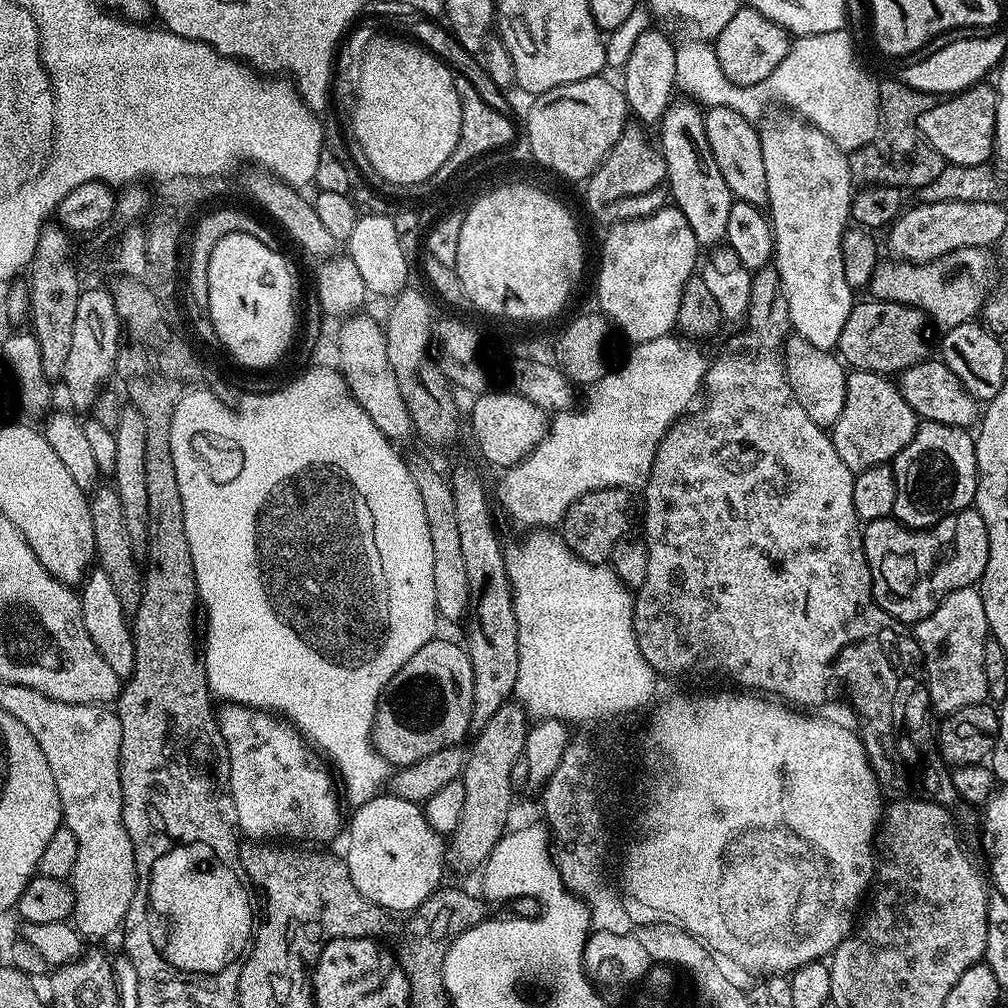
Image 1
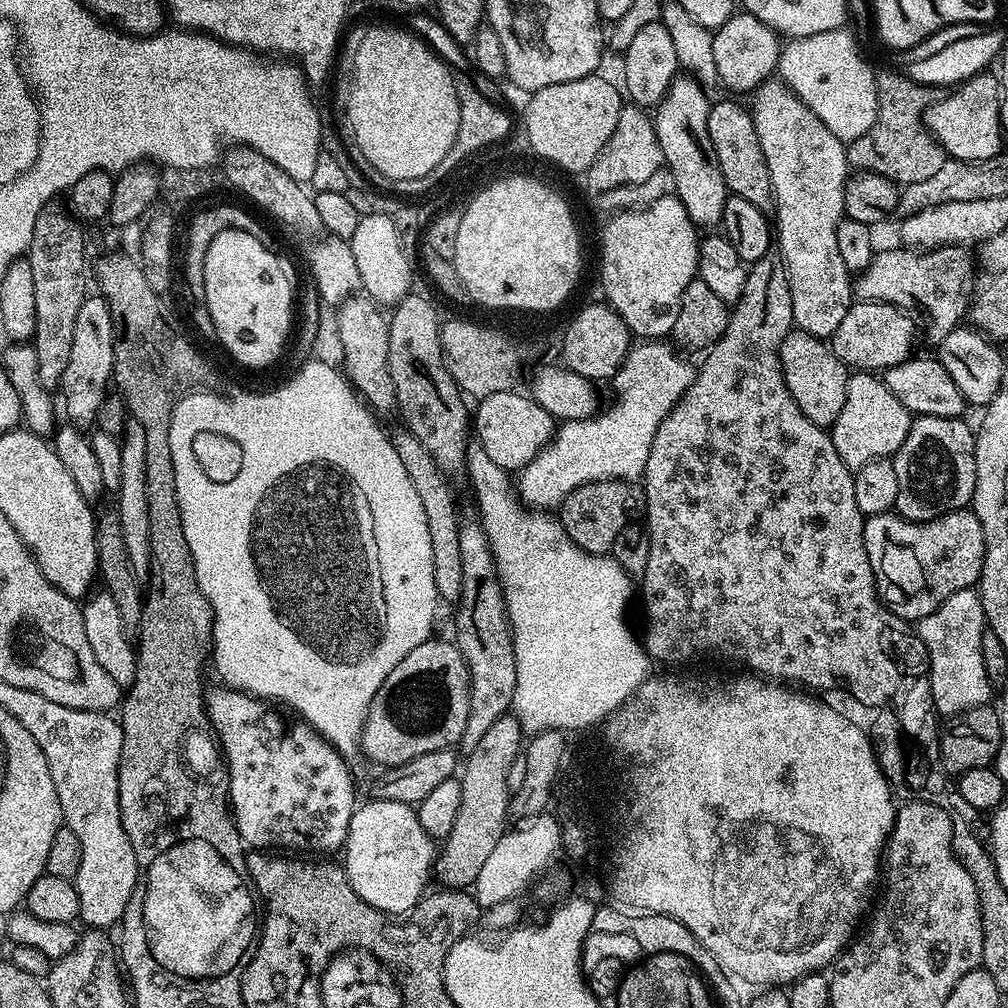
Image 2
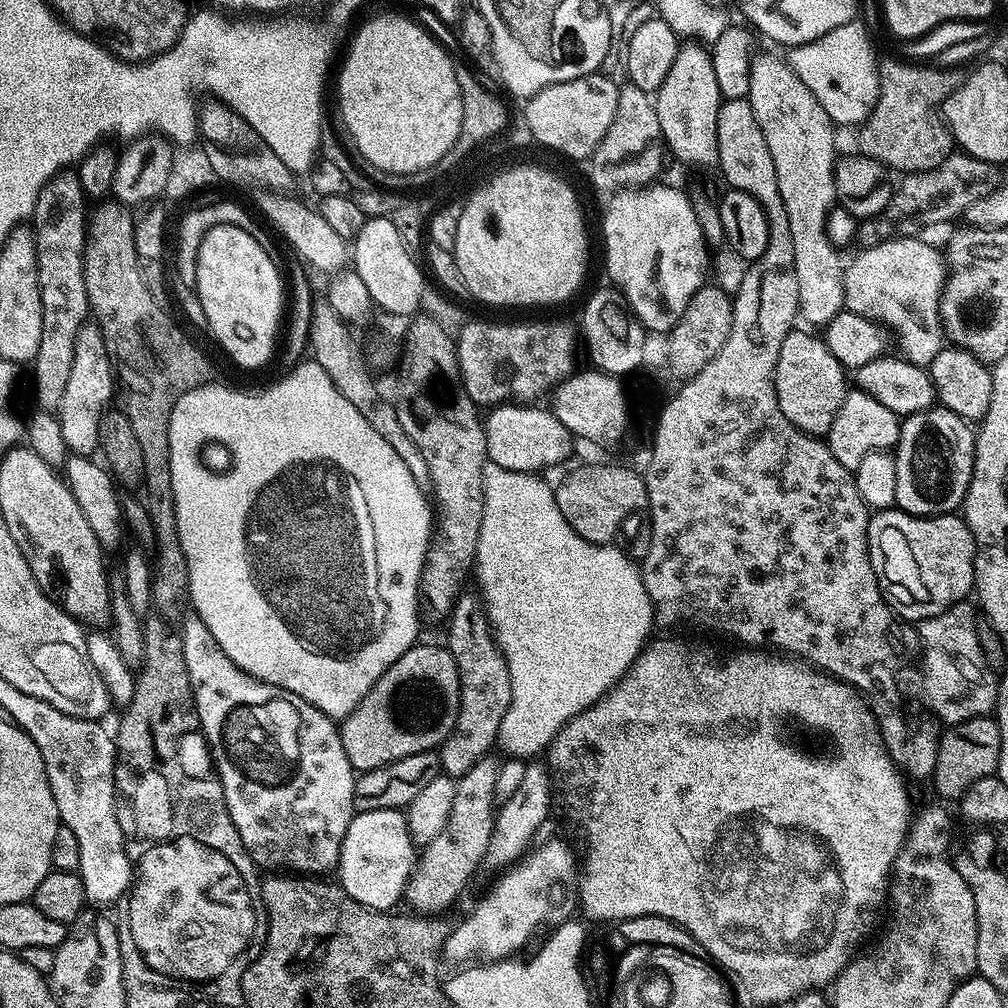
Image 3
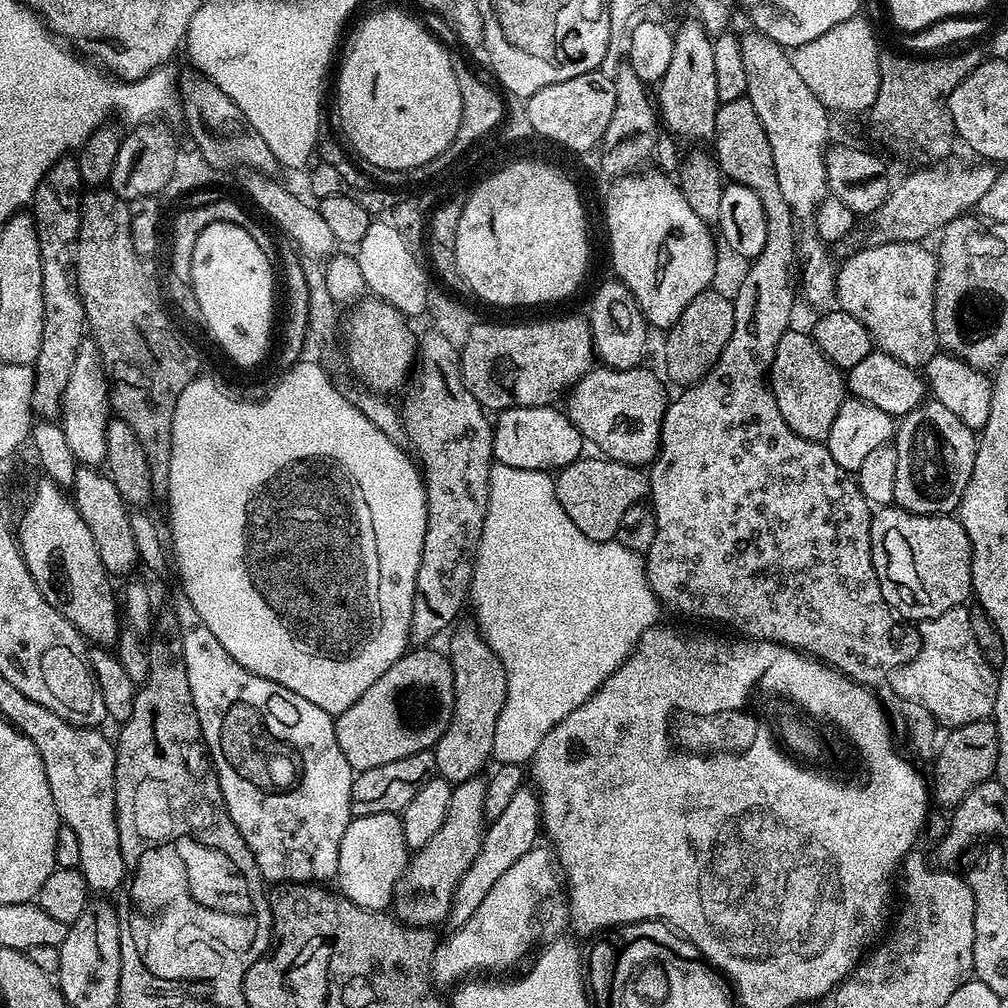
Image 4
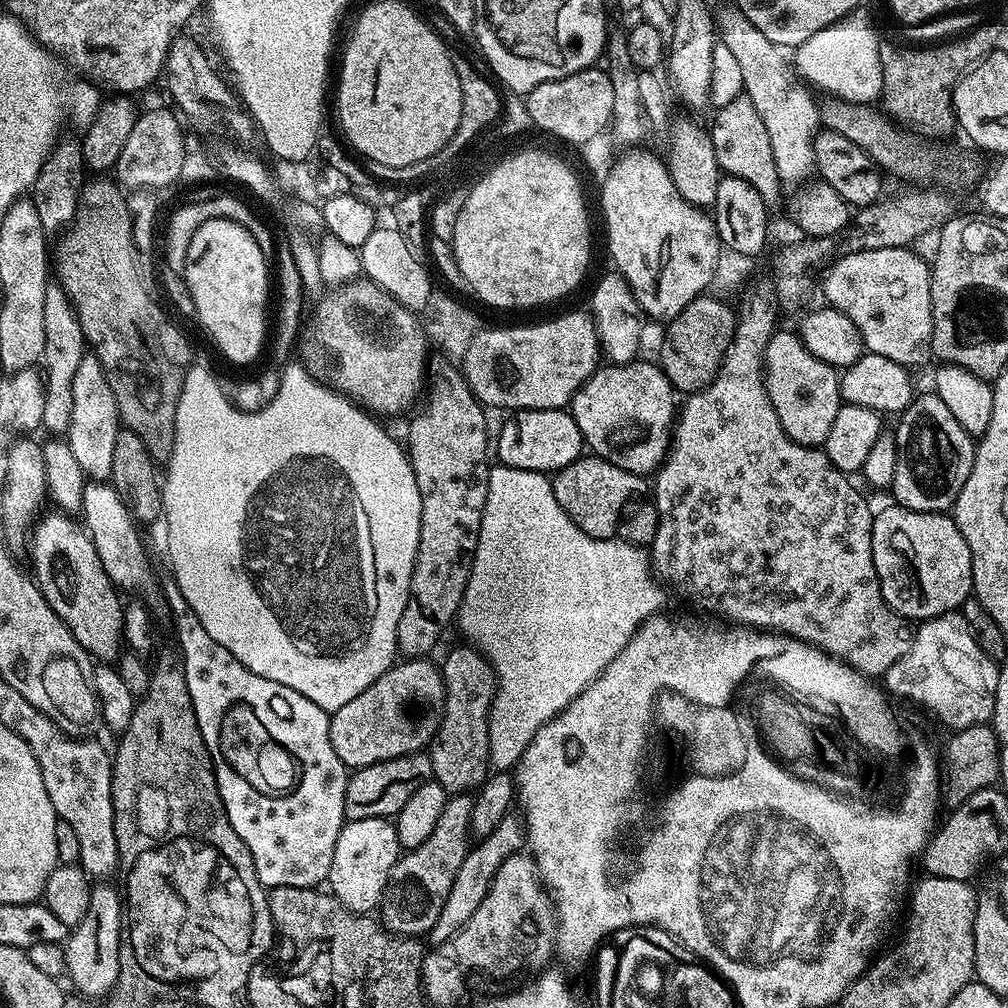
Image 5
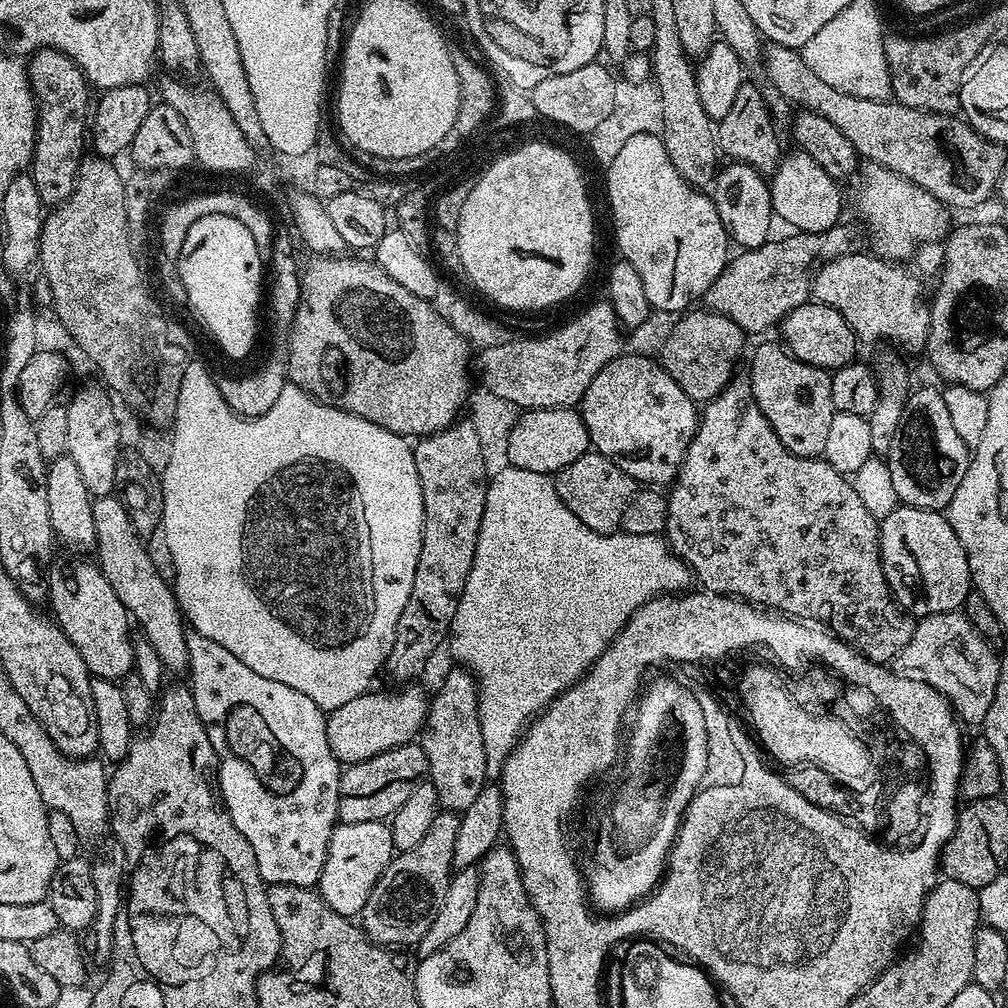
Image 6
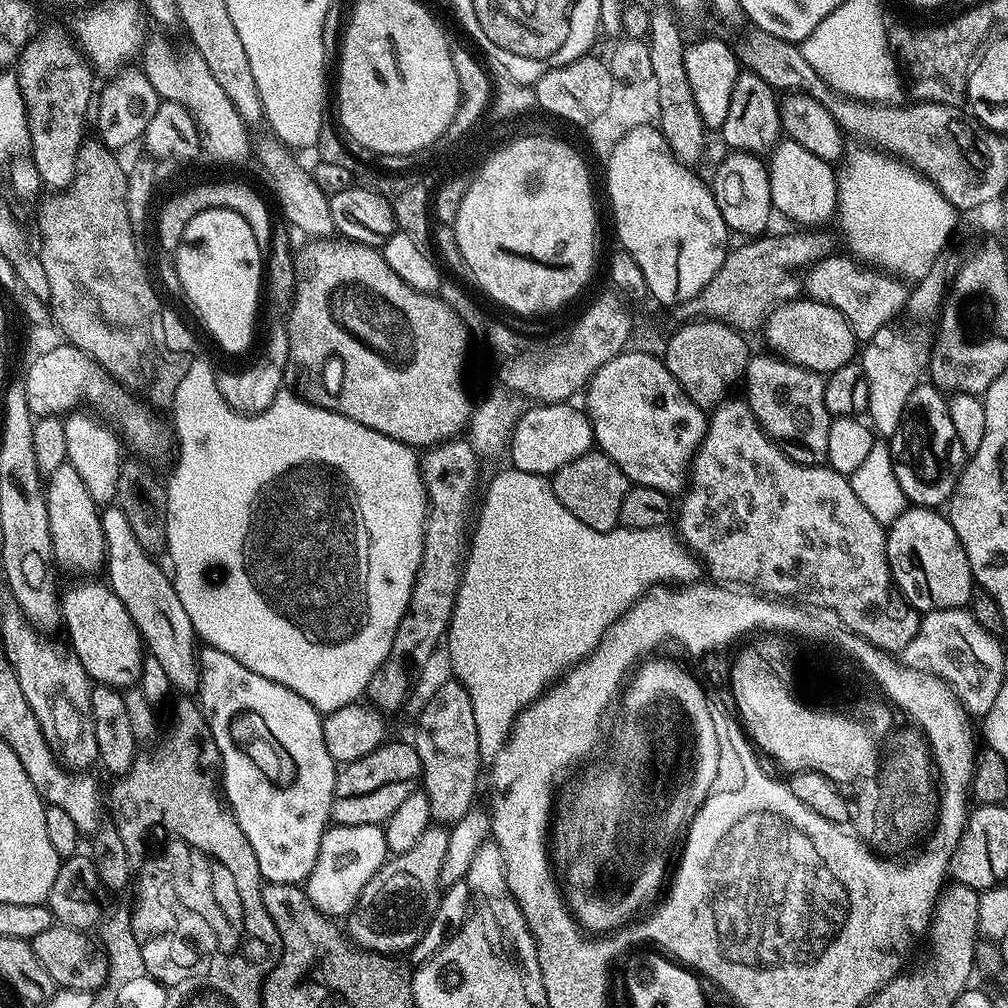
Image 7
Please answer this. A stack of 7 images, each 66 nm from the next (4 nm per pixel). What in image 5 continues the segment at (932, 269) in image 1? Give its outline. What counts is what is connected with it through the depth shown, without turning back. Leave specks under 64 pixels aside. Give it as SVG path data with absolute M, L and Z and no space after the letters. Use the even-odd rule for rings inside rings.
M911 247L907 248L883 248L882 250L862 250L858 254L846 254L845 256L836 256L835 259L827 265L826 271L823 273L824 280L824 296L827 307L837 308L842 314L846 314L846 318L850 318L850 322L854 322L854 326L858 326L858 334L862 338L865 349L867 351L878 354L882 358L890 358L890 362L898 362L903 364L909 370L915 370L919 364L924 364L927 360L933 359L932 354L932 303L930 302L930 282L932 274L930 264L927 259L923 260L918 253L912 252Z

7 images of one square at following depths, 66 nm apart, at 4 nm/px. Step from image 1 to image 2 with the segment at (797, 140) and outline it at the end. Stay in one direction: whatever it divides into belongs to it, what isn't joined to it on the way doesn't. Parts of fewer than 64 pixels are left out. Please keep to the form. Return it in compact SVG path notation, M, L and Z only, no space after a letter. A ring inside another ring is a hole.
M769 78L756 89L750 111L752 121L758 130L758 142L762 142L762 154L766 158L766 166L770 170L770 182L772 183L772 196L776 199L776 211L774 213L774 238L780 244L779 259L784 261L784 269L788 272L788 285L790 286L790 298L792 299L792 318L795 327L802 332L808 332L811 336L821 338L831 338L838 330L838 325L842 323L842 318L846 318L846 310L854 303L854 280L850 275L847 266L842 262L842 254L838 254L838 226L840 221L845 219L844 215L844 188L850 179L850 165L848 162L848 150L845 141L839 140L826 125L819 120L808 107L803 104L792 93L792 89L787 84L776 78Z

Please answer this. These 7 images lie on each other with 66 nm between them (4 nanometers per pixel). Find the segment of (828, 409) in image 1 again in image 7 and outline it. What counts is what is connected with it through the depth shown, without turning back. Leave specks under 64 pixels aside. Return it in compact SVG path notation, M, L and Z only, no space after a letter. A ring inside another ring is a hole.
M774 354L763 355L753 355L749 359L742 381L743 387L748 387L746 402L754 418L782 450L782 454L808 468L823 465L828 458L826 445L834 419L826 410L825 377Z

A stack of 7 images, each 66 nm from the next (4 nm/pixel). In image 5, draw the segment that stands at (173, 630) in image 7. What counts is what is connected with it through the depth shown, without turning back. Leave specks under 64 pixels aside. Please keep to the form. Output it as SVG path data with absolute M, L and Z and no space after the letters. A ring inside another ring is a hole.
M85 483L80 512L84 516L83 527L91 535L94 550L98 550L98 558L102 558L102 570L106 570L110 582L125 593L148 592L154 588L154 572L152 576L152 564L144 553L144 540L140 537L141 529L132 519L128 504L111 483Z

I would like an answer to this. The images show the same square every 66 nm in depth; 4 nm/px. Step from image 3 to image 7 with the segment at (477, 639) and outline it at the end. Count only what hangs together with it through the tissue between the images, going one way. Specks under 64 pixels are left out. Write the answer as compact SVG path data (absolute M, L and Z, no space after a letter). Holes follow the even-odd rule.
M448 678L432 692L432 697L424 704L420 717L416 720L416 753L422 762L422 790L428 795L430 814L440 826L456 824L474 807L476 779L480 776L482 761L478 754L478 729L474 727L474 706L470 706L470 694L454 678Z

